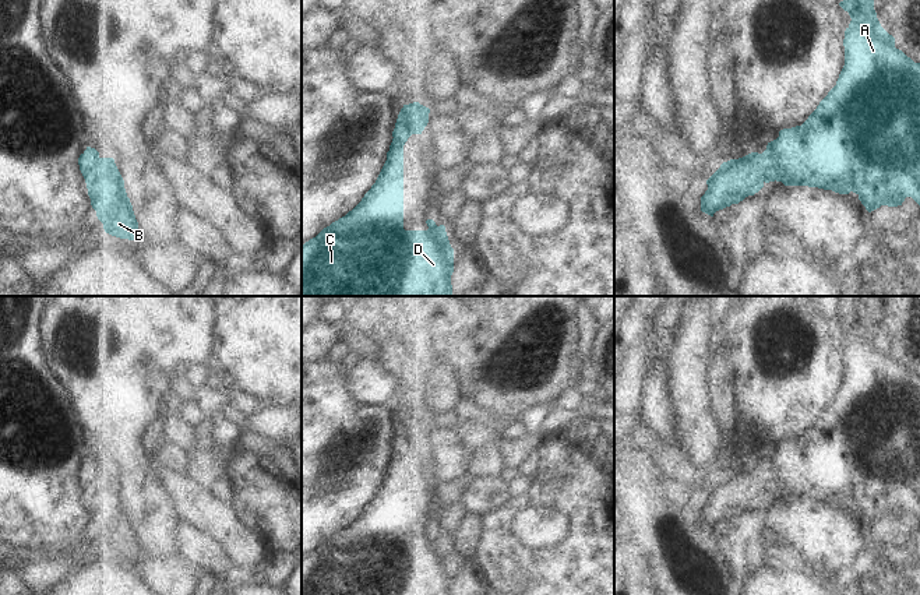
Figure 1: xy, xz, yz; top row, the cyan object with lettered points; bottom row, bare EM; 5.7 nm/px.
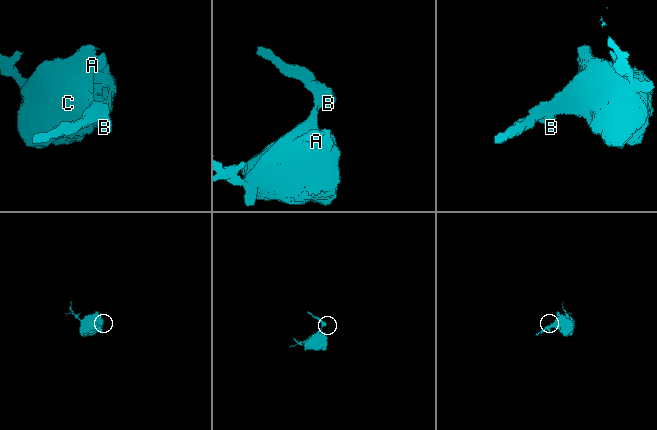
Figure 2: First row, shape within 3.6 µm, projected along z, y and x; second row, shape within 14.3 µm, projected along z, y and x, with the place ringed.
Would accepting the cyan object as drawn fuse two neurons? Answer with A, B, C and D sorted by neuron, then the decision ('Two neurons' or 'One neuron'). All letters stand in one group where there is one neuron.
Groups: A B C D. One neuron

